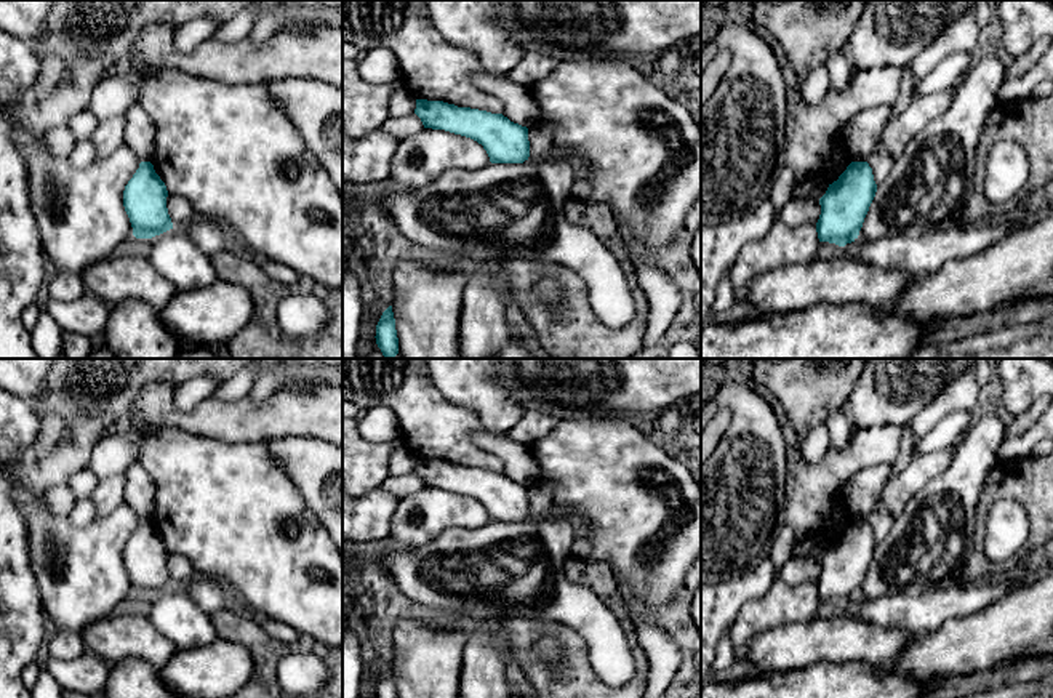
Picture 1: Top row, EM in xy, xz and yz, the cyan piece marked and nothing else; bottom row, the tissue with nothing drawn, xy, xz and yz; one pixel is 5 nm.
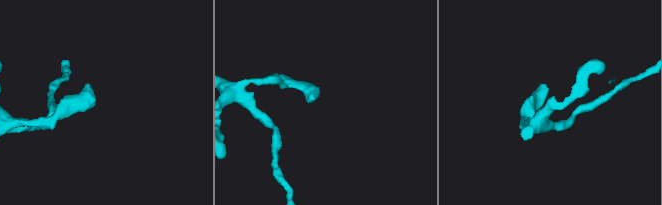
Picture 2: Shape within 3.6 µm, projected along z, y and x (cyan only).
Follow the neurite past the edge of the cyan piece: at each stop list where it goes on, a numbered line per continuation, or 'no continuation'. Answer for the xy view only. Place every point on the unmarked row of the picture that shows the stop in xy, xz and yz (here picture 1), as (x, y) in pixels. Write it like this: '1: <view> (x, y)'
no continuation

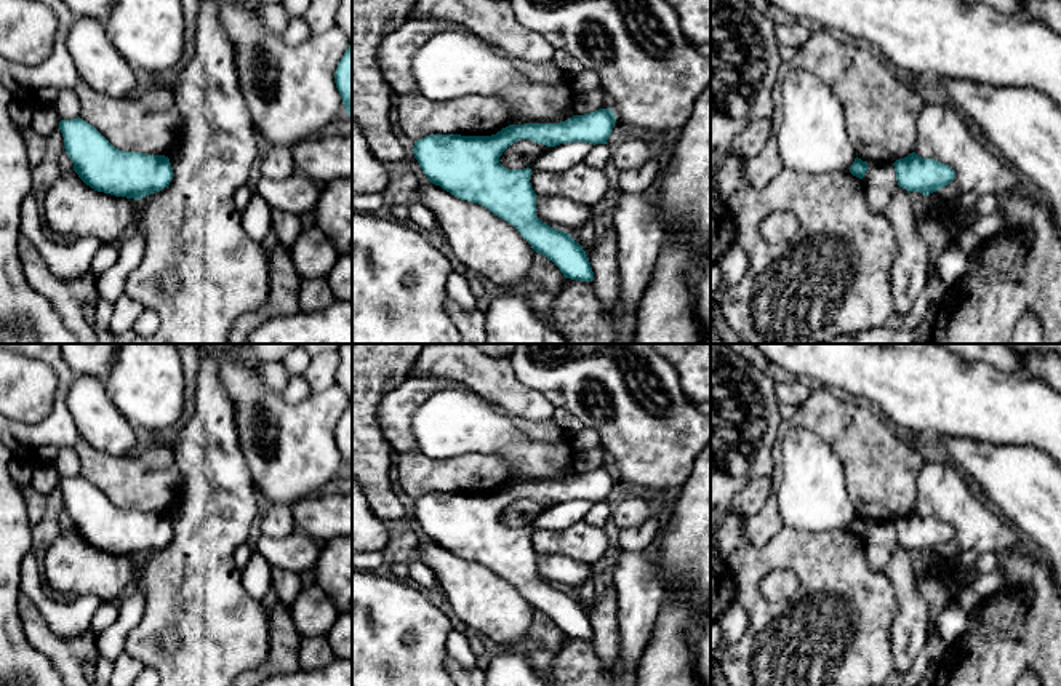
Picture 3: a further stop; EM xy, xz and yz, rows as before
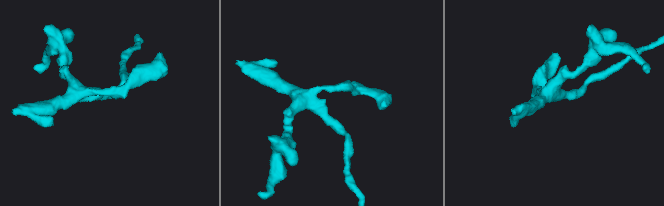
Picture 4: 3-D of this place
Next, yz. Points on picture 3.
no continuation

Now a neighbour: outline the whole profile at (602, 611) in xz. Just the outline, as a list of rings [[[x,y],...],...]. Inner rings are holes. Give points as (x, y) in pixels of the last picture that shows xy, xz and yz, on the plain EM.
[[[611,587],[597,593],[586,612],[594,630],[594,648],[605,670],[616,668],[619,660],[618,593]]]

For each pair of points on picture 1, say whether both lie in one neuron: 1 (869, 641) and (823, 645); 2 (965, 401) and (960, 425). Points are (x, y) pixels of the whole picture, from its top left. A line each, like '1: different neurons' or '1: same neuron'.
1: same neuron
2: different neurons

